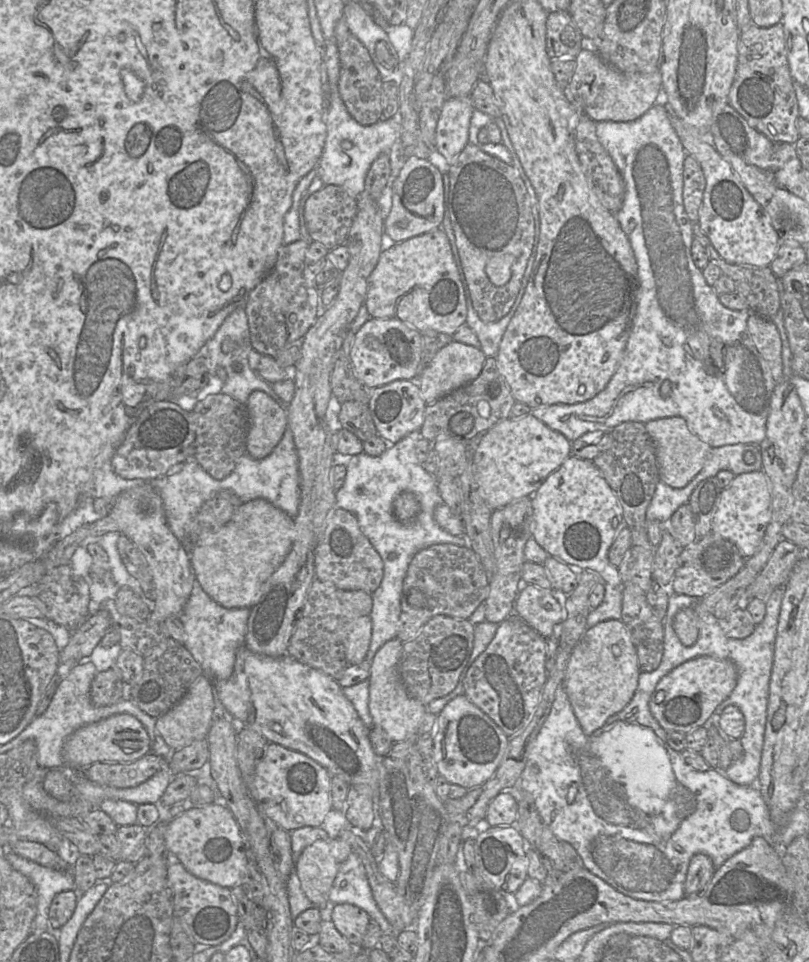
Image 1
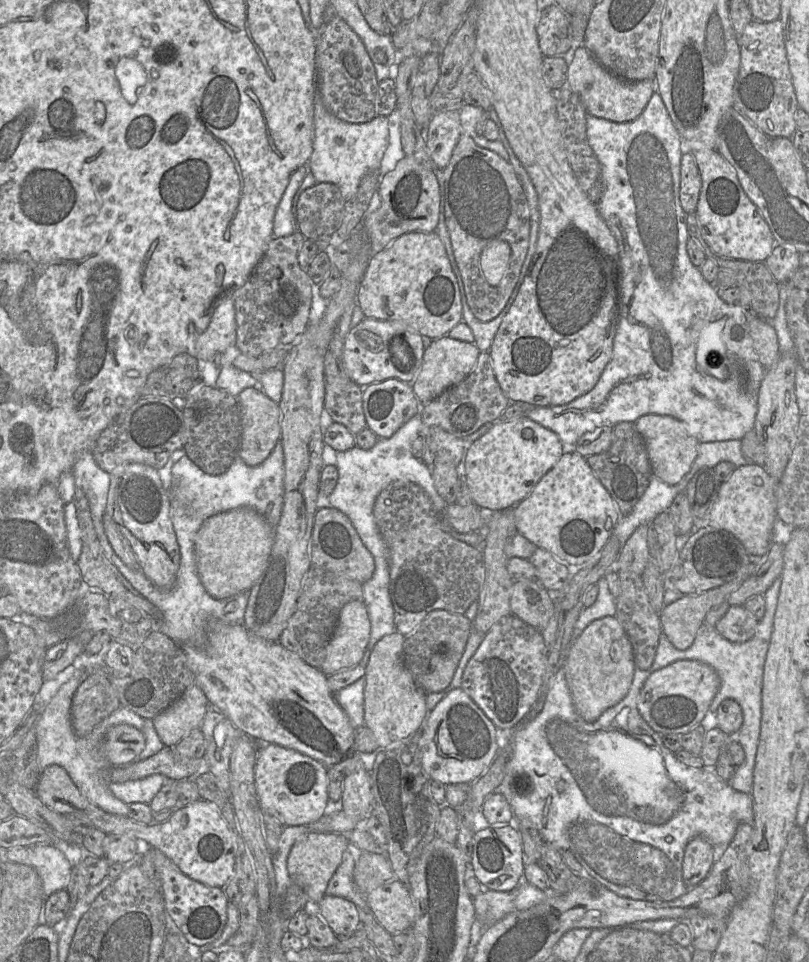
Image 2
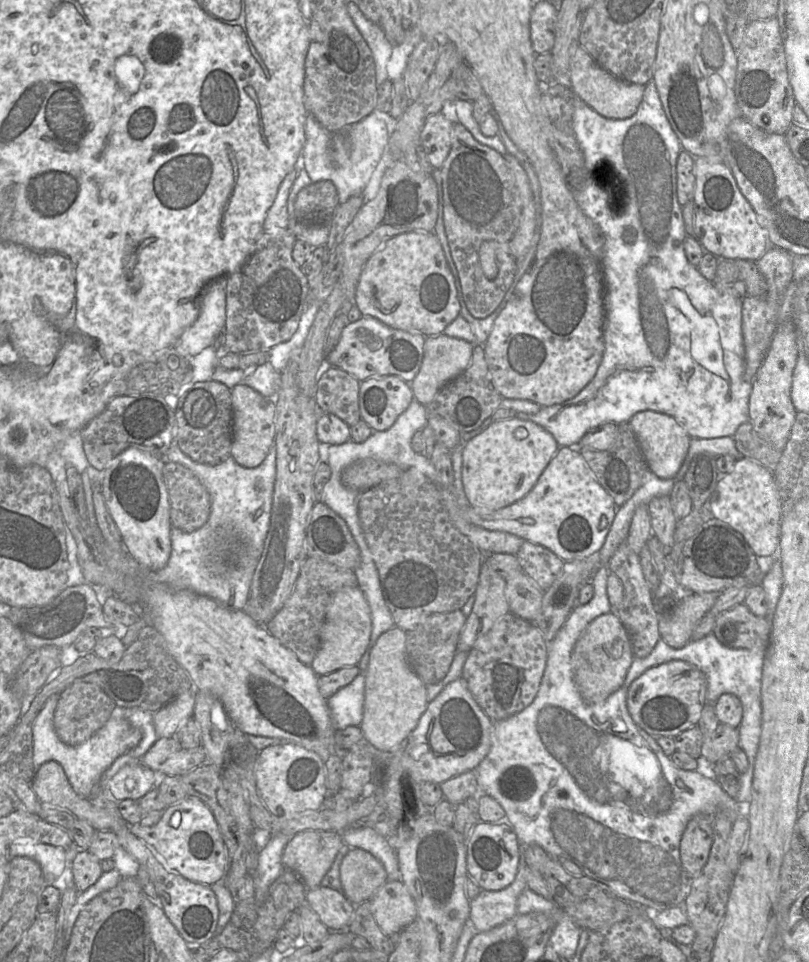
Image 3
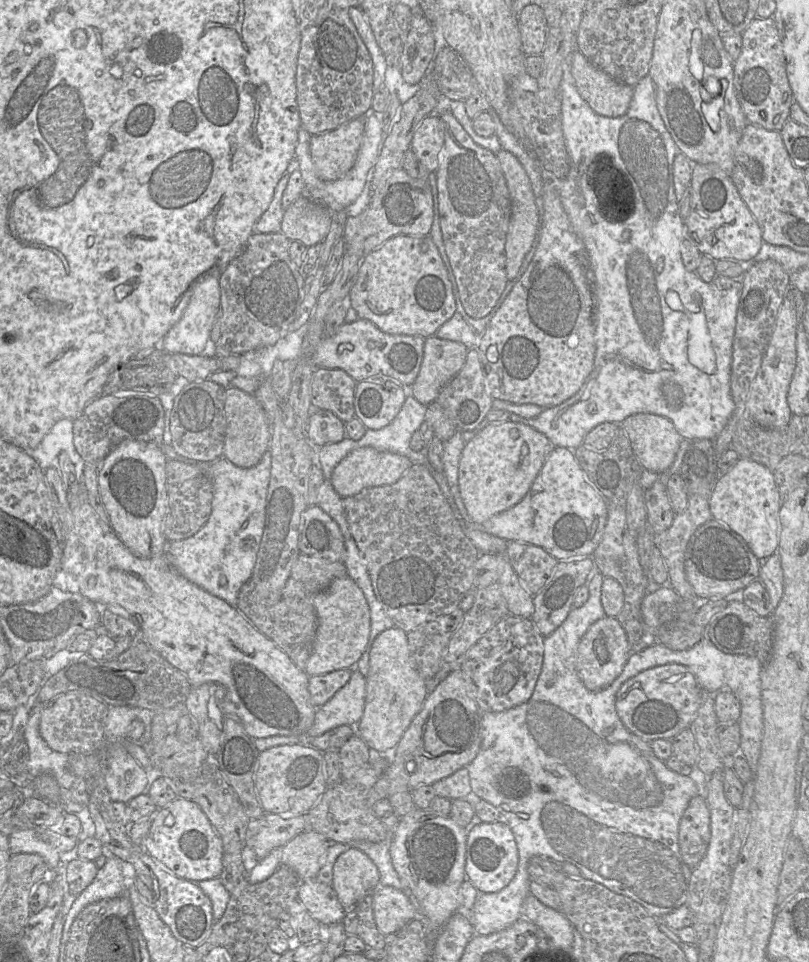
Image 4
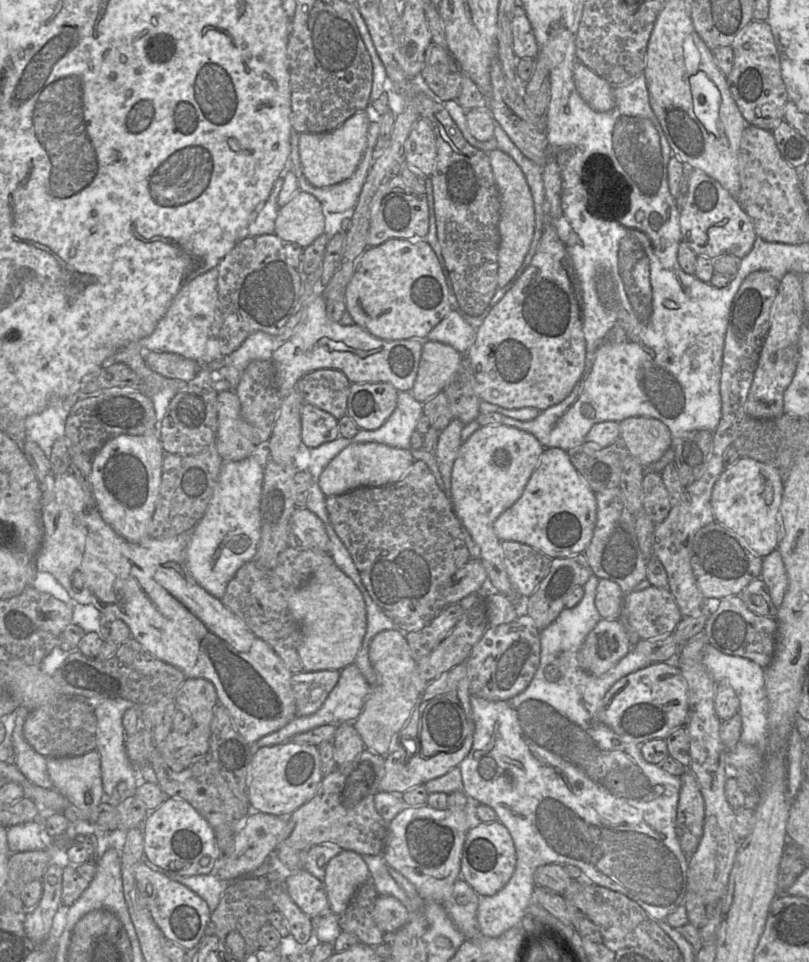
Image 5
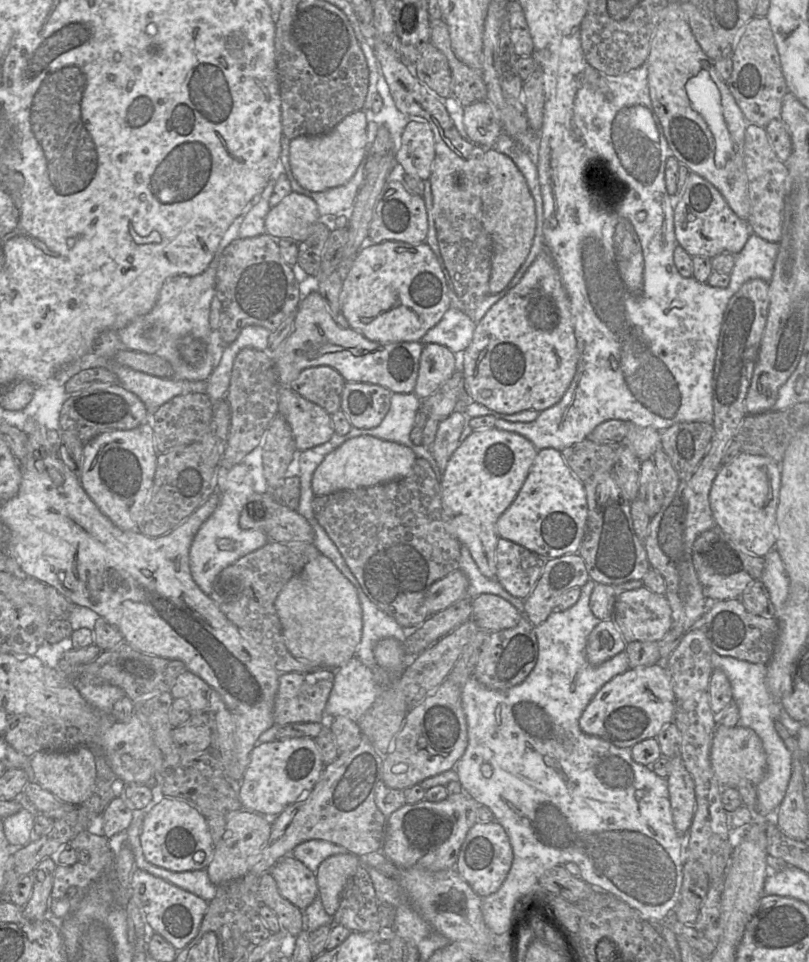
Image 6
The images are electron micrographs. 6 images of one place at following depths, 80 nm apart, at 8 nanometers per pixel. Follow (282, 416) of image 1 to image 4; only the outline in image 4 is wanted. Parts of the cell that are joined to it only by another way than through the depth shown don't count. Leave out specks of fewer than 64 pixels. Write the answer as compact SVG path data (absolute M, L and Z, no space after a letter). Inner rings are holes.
M235 387L224 391L224 411L226 415L226 437L223 457L241 468L256 466L264 453L269 450L271 424L264 410L253 394Z

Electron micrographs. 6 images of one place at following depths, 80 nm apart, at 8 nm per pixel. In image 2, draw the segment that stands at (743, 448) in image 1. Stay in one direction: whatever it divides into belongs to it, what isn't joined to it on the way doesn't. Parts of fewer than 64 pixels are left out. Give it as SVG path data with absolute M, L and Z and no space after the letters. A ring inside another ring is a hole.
M739 439L702 442L689 472L696 473L702 467L715 468L721 461L729 461L735 467L753 463L742 453Z

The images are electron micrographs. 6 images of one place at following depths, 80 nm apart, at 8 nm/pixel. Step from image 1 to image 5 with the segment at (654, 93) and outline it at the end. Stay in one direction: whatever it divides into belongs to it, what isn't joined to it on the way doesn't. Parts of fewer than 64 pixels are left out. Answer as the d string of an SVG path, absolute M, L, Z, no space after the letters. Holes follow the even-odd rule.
M579 60L574 64L573 74L578 92L592 109L608 112L615 107L614 86L608 80Z

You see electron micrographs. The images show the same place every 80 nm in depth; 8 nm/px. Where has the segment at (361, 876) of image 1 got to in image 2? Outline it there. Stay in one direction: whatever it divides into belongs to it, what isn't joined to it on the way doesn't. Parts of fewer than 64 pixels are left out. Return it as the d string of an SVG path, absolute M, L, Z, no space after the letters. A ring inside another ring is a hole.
M349 843L339 867L328 882L326 894L345 898L355 903L361 911L370 911L366 895L357 889L353 881L355 860L360 852L359 848Z

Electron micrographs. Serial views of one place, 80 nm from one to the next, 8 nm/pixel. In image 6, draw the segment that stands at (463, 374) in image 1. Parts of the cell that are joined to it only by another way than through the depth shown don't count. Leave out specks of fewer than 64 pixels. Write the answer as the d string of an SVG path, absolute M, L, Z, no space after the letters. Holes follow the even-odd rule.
M435 343L423 344L413 393L422 401L446 382L460 368L459 356Z

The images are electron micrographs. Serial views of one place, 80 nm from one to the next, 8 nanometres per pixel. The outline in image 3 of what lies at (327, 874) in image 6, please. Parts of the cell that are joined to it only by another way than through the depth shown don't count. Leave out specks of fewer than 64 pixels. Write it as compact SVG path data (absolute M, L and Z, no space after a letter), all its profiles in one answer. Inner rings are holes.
M350 848L340 864L341 891L354 905L369 900L388 881L383 864L371 853Z

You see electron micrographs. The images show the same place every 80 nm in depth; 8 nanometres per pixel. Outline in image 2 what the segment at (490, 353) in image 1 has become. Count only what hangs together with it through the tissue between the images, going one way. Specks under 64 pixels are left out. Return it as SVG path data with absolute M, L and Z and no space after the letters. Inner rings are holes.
M517 283L516 287L513 290L511 297L509 298L506 306L502 310L502 312L494 319L488 322L482 322L478 320L474 314L472 313L466 299L466 294L461 292L461 303L462 303L462 318L463 322L465 322L472 330L475 337L475 345L480 351L489 352L493 339L499 329L499 326L508 313L511 305L517 297L518 291L520 289L519 283Z

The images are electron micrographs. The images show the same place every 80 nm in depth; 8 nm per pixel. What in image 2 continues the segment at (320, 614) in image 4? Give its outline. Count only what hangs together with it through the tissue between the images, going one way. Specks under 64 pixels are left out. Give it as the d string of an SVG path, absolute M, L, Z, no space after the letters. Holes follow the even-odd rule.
M351 601L340 611L320 670L330 676L361 662L370 640L370 619L363 601Z

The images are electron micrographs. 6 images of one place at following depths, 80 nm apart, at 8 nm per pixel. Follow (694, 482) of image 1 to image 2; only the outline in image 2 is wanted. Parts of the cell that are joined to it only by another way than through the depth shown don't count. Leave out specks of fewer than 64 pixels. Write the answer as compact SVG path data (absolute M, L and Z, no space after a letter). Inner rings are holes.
M695 472L686 473L675 485L669 485L653 475L641 499L630 514L621 517L612 536L623 545L640 525L652 527L654 518L661 512L669 510L678 493L685 492L685 487L694 474Z

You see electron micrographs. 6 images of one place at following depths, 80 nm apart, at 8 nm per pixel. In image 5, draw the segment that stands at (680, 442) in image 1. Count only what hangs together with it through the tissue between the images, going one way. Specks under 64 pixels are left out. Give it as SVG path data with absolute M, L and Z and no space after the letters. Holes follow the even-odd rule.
M634 416L620 422L620 437L630 455L642 466L658 461L672 443L672 434L667 425L646 416Z

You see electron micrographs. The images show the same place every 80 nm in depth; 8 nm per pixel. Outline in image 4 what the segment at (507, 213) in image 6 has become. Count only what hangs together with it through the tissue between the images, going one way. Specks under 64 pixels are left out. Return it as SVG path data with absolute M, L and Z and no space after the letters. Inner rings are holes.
M504 149L496 153L496 157L501 165L511 198L511 217L505 242L506 275L511 281L518 276L523 260L538 236L539 212L529 177L518 159Z

